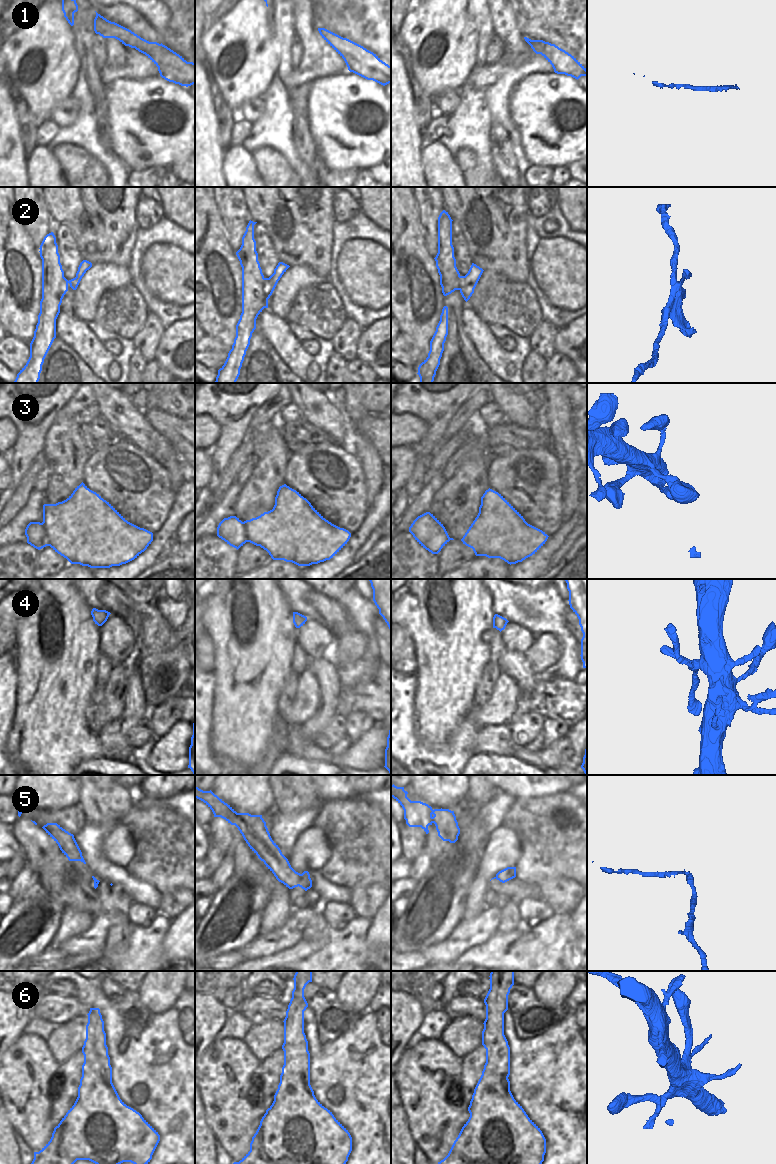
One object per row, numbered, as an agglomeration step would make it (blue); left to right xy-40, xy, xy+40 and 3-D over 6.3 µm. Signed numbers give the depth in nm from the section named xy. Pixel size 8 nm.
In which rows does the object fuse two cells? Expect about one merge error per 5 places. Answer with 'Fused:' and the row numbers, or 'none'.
Fused: 2, 5

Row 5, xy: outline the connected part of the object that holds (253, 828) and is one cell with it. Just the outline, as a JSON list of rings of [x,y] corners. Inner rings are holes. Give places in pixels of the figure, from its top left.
[[[196,786],[195,798],[203,801],[212,810],[214,817],[221,817],[231,825],[235,825],[250,849],[279,882],[289,889],[299,886],[301,874],[291,867],[288,859],[272,840],[262,815],[237,813],[211,790],[203,791]]]

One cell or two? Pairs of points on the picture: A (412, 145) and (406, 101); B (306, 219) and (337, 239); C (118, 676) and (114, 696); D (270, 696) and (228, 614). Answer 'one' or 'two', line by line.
A: one
B: two
C: one
D: one

